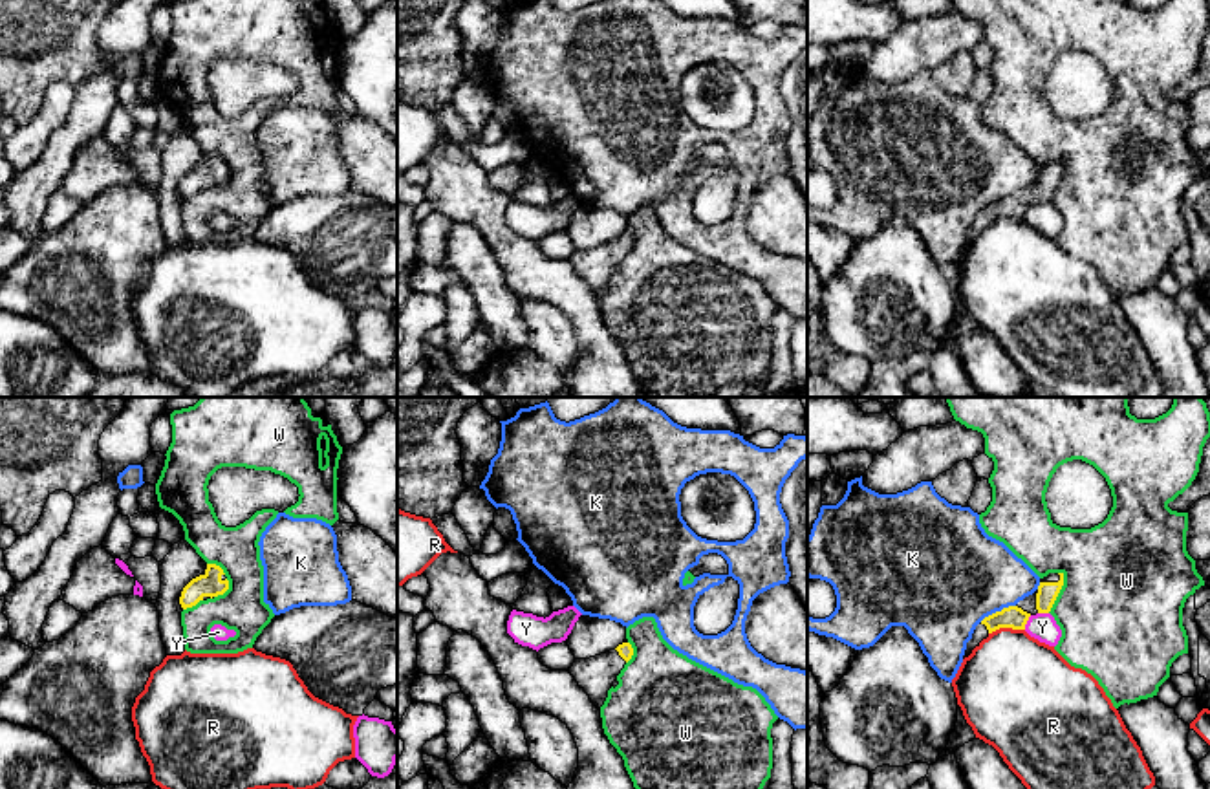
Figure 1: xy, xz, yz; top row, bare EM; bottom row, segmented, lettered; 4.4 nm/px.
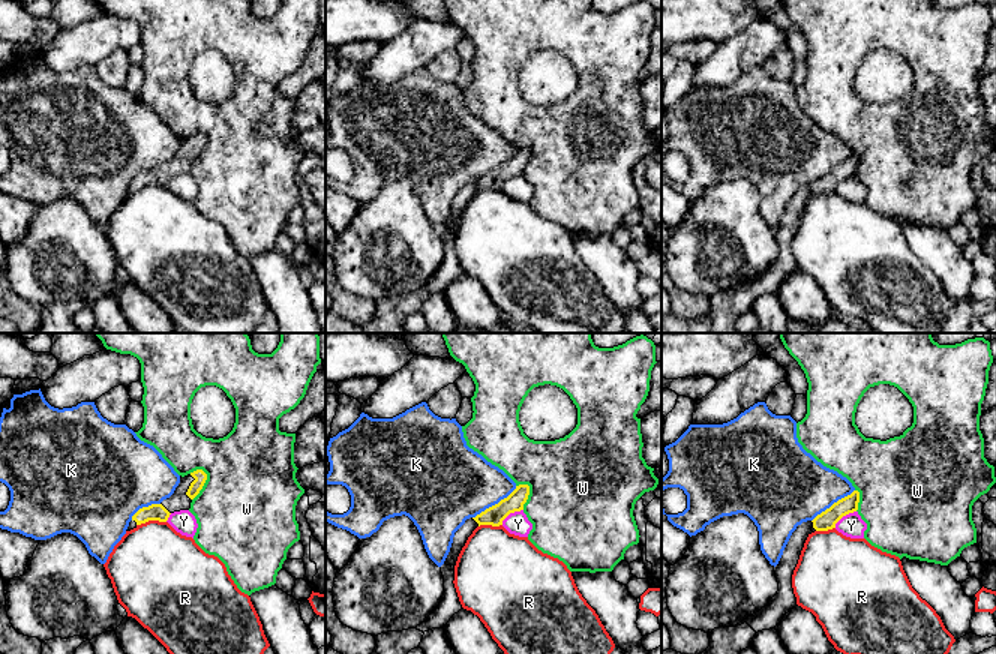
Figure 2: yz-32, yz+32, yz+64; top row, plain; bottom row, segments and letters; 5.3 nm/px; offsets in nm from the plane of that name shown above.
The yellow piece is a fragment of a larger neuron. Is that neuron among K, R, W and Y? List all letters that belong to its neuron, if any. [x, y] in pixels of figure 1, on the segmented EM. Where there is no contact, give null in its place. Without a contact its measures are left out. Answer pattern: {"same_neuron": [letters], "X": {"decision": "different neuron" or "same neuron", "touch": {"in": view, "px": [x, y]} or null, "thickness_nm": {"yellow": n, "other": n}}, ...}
{"same_neuron": [], "K": {"decision": "different neuron", "touch": {"in": "yz", "px": [996, 612]}, "thickness_nm": {"yellow": 100, "other": 460}}, "R": {"decision": "different neuron", "touch": {"in": "yz", "px": [1005, 626]}, "thickness_nm": {"yellow": 100, "other": 440}}, "W": {"decision": "different neuron", "touch": {"in": "yz", "px": [1058, 592]}, "thickness_nm": {"yellow": 90, "other": 480}}, "Y": {"decision": "different neuron", "touch": {"in": "yz", "px": [1026, 623]}, "thickness_nm": {"yellow": 100, "other": 120}}}

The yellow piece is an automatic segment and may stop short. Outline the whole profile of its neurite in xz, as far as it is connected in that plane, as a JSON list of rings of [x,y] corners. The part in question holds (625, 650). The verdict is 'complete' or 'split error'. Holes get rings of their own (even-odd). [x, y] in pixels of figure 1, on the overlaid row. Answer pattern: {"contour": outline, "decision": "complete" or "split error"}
{"contour": [[[622,643],[606,654],[589,659],[575,659],[569,674],[589,696],[591,703],[600,710],[608,697],[608,690],[611,688],[624,665],[632,659],[632,655],[632,644]]], "decision": "split error"}

